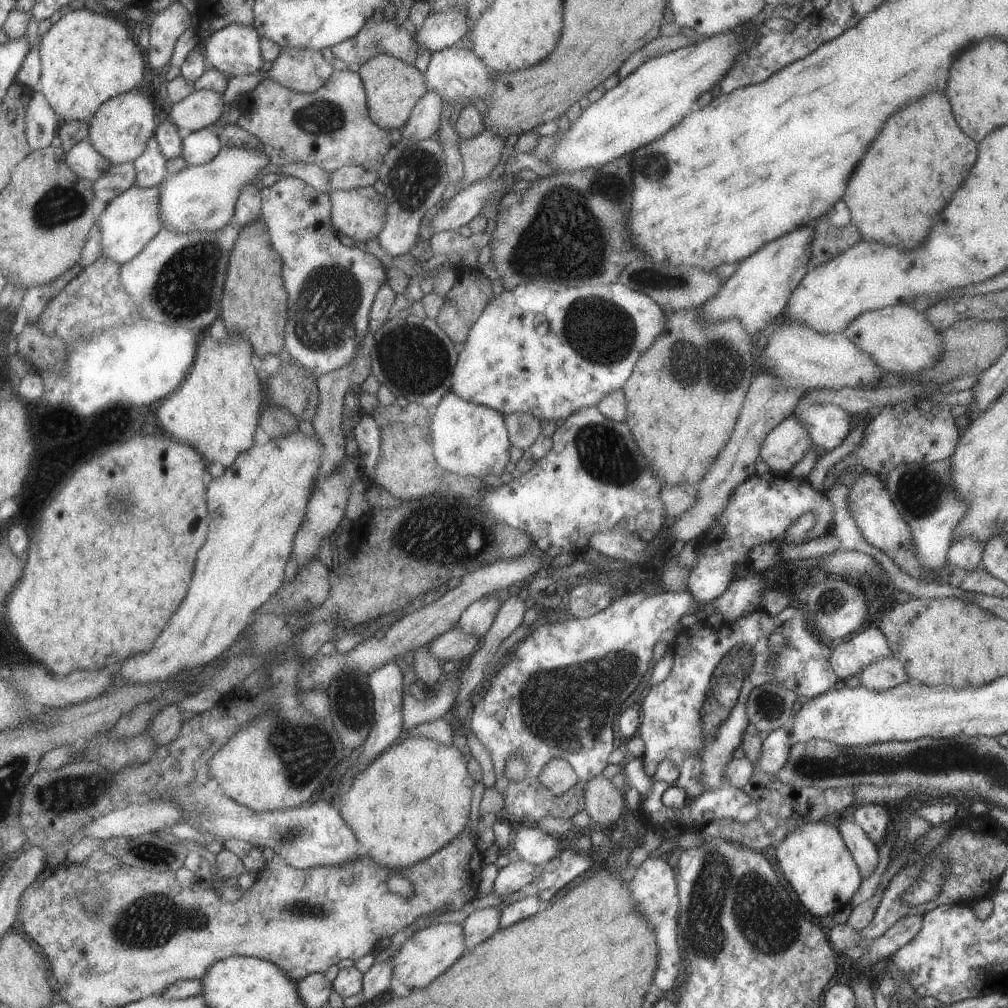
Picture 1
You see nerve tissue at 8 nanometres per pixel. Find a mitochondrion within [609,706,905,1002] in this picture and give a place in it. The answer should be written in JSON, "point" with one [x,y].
{"point":[723,904]}

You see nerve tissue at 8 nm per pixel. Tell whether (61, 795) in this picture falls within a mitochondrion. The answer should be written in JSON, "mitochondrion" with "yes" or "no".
{"mitochondrion":"yes"}

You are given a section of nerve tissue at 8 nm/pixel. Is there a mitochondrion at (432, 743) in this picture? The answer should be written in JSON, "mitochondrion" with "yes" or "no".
{"mitochondrion":"no"}

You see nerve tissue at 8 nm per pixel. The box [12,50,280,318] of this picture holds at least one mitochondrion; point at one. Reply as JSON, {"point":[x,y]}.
{"point":[58,207]}

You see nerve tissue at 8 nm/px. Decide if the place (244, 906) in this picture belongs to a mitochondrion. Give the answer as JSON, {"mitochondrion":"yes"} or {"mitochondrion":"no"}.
{"mitochondrion":"no"}

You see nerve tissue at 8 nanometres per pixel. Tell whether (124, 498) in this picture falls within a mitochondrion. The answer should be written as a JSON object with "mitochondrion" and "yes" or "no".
{"mitochondrion":"yes"}

